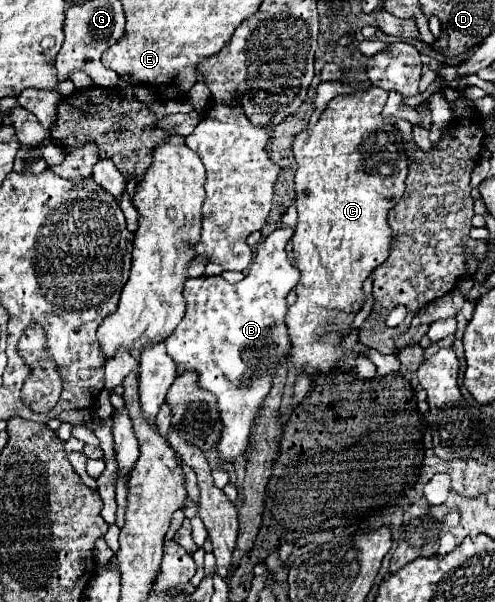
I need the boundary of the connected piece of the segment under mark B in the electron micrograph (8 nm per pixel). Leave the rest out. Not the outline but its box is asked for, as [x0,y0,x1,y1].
[165,229,299,463]

